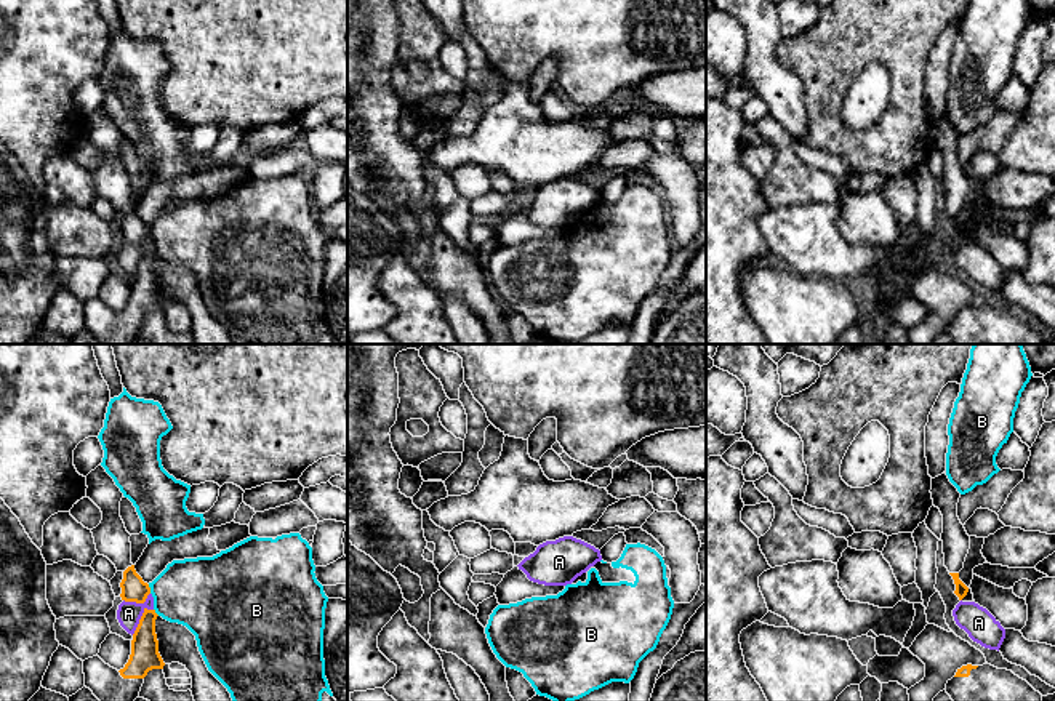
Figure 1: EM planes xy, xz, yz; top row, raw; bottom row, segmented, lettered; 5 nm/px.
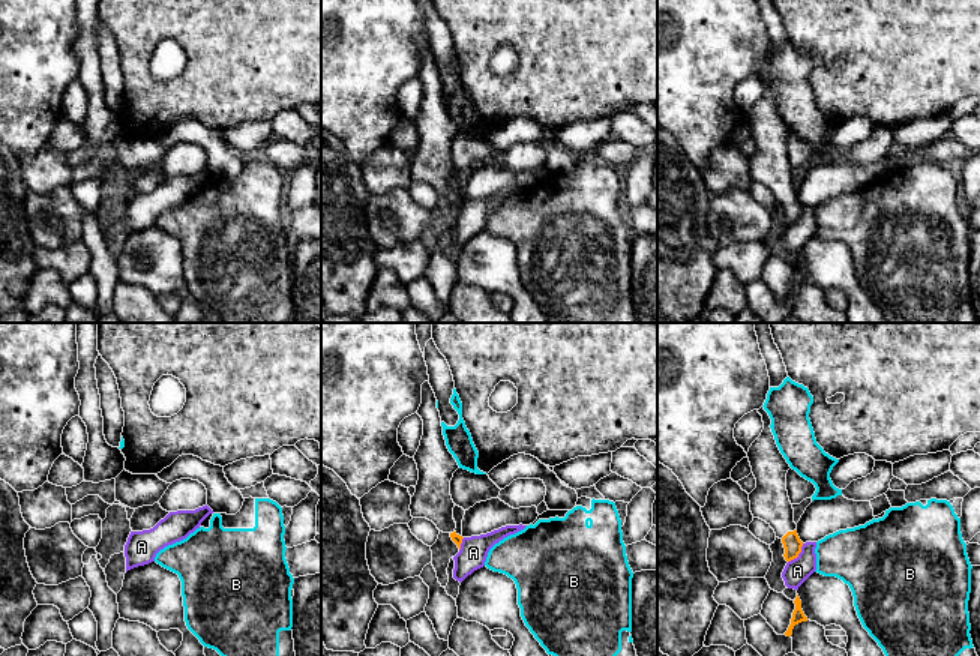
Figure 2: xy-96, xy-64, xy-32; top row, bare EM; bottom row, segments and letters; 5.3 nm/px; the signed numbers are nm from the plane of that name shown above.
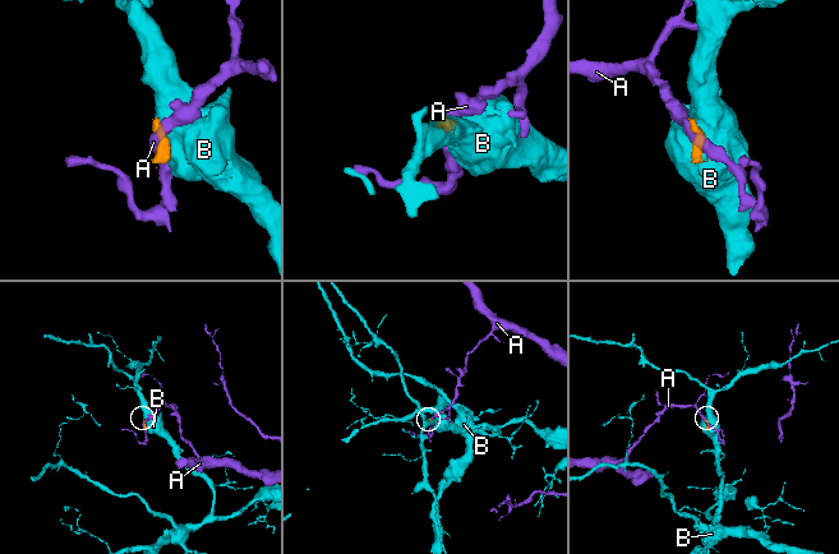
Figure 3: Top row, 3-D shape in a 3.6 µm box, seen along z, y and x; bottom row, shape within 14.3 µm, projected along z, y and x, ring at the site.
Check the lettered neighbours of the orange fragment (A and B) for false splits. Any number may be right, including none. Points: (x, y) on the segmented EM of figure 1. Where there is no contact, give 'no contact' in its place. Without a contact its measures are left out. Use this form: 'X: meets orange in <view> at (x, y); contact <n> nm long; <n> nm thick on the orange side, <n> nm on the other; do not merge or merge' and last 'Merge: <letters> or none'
A: meets orange in xy at (141, 618); contact 170 nm long; 150 nm thick on the orange side, 120 nm on the other; do not merge
B: meets orange in xy at (149, 589); contact 50 nm long; 130 nm thick on the orange side, 360 nm on the other; do not merge
Merge: none

